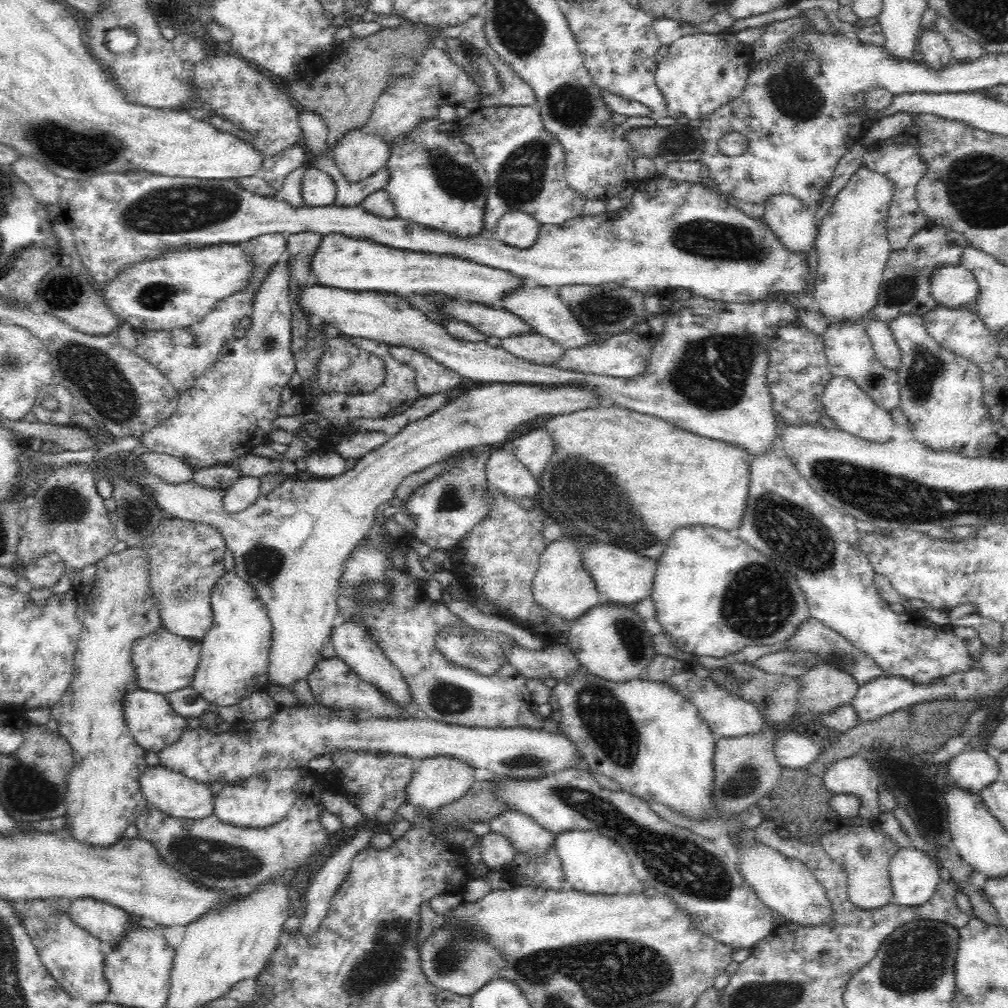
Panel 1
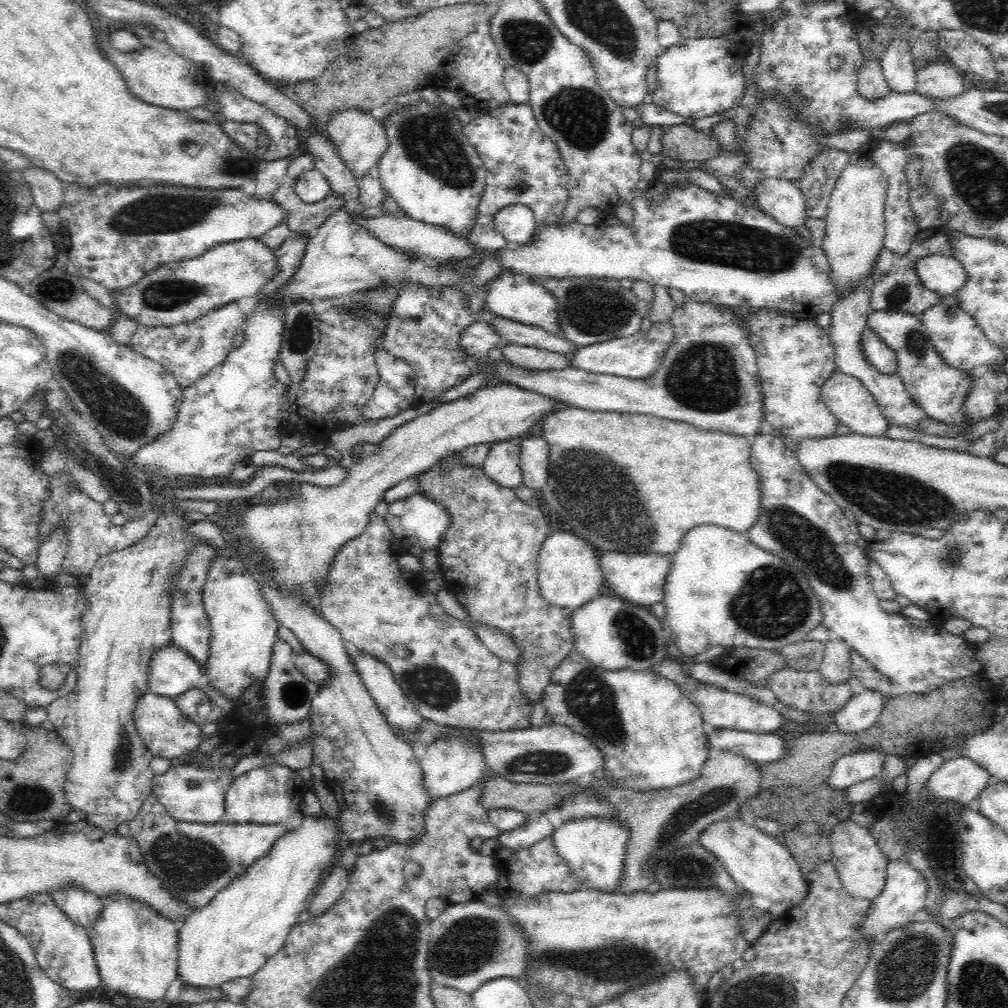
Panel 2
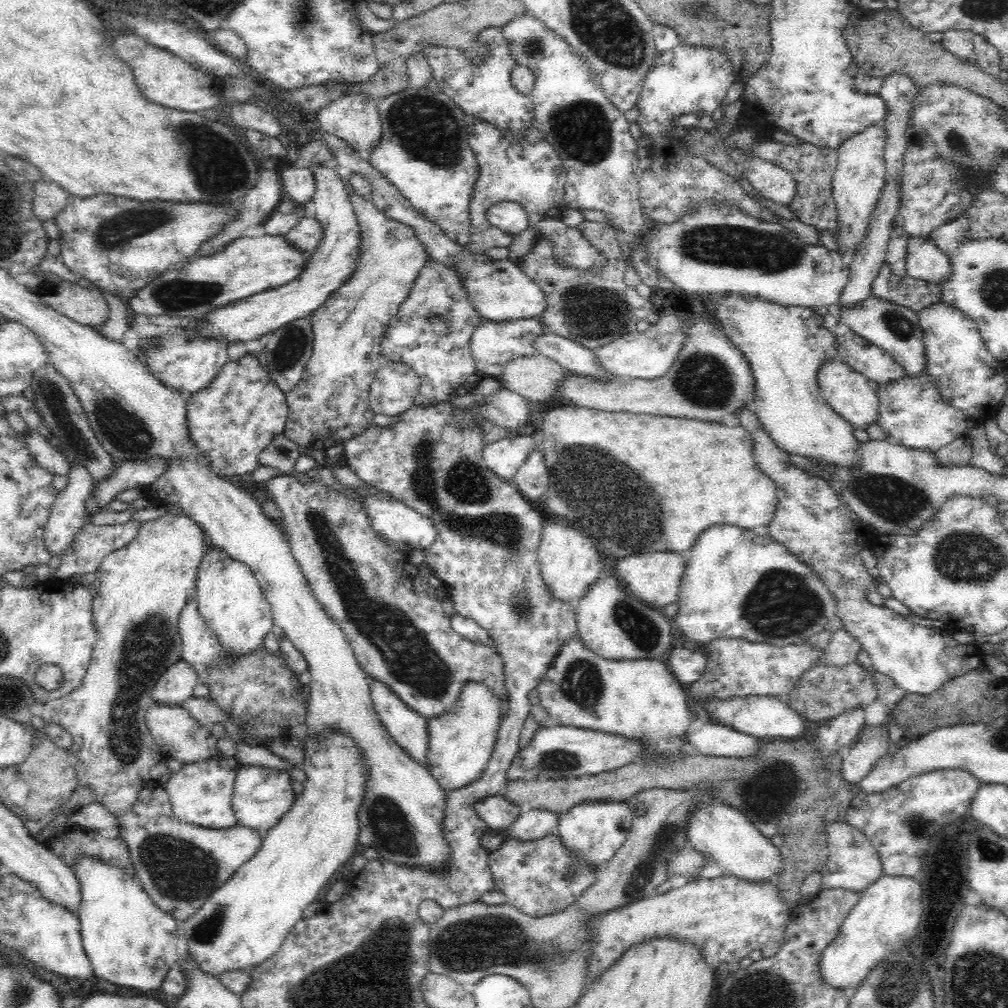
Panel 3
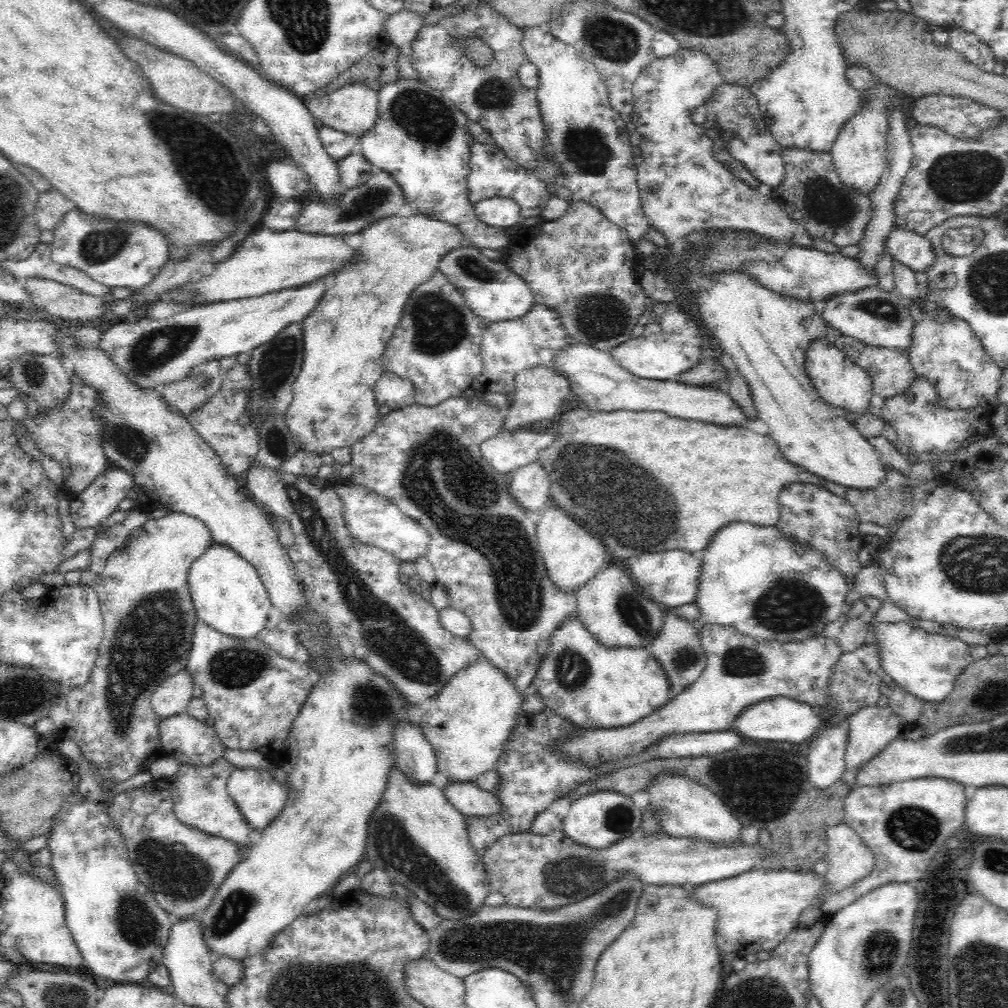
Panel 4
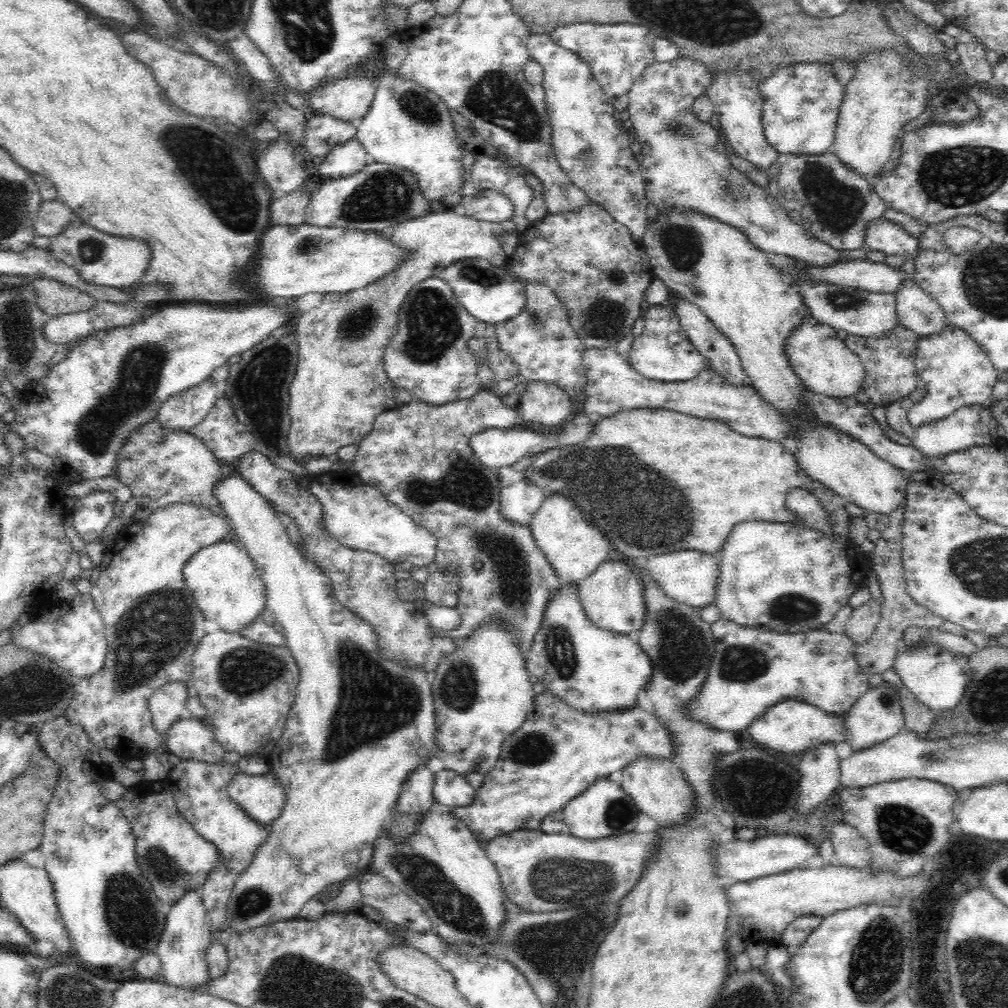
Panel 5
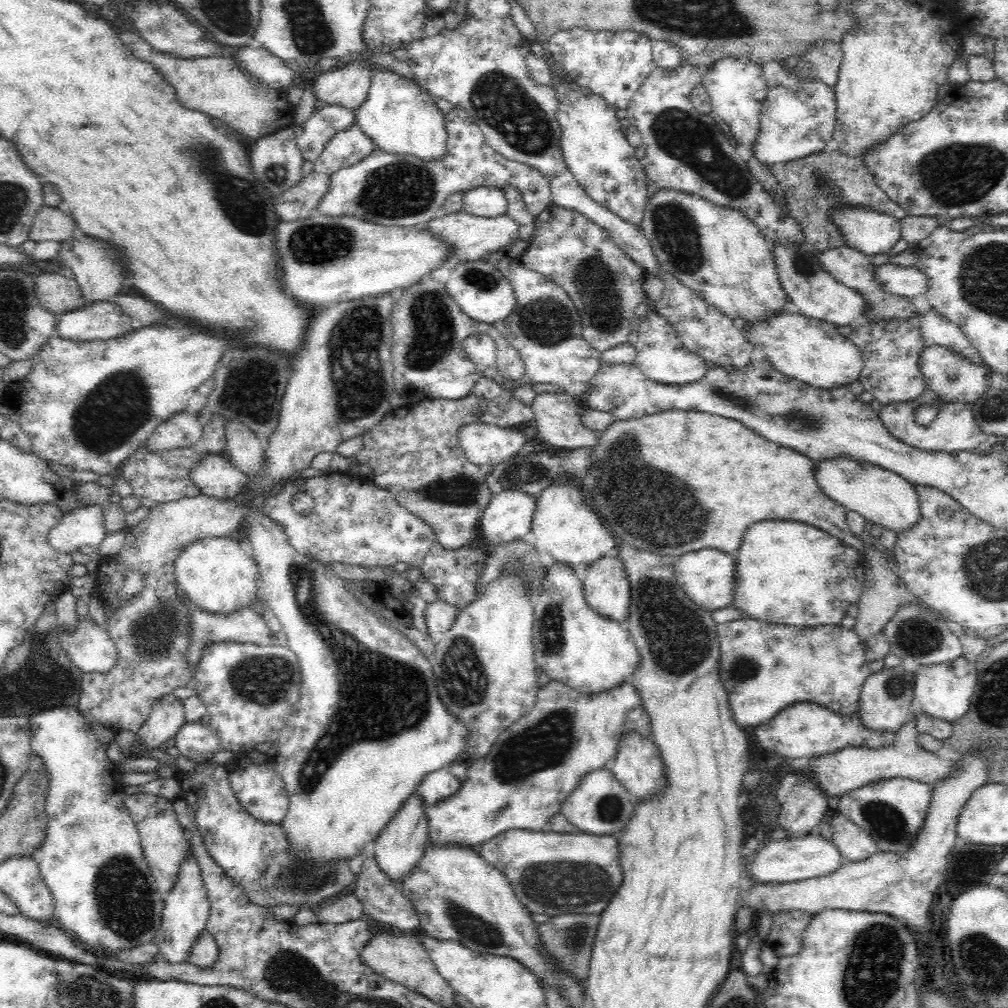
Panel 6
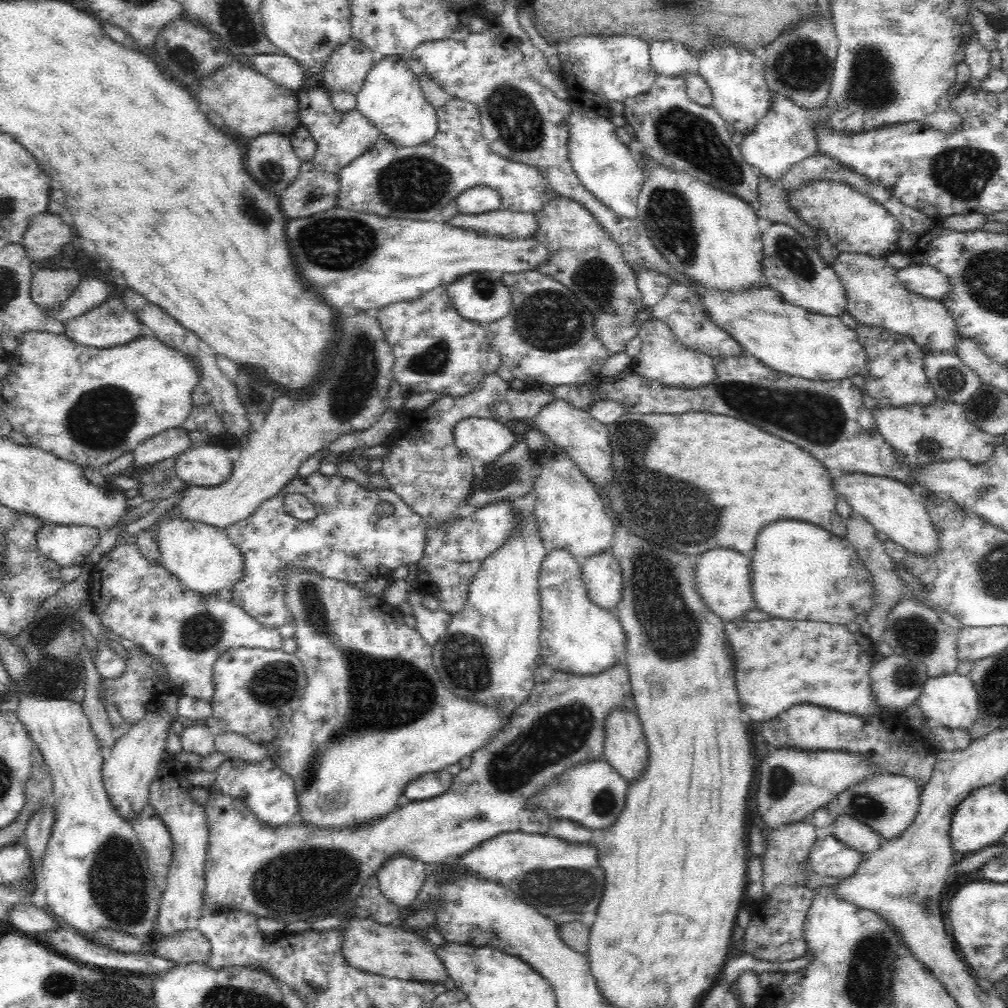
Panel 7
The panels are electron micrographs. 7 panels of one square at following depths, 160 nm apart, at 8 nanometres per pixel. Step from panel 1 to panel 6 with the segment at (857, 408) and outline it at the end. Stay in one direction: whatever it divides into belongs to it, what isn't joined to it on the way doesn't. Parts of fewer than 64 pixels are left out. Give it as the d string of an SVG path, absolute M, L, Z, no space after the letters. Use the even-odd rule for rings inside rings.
M793 309L782 311L765 323L740 325L753 346L762 346L767 360L784 376L824 390L847 387L859 380L862 354L849 337L840 334L837 326L806 318Z

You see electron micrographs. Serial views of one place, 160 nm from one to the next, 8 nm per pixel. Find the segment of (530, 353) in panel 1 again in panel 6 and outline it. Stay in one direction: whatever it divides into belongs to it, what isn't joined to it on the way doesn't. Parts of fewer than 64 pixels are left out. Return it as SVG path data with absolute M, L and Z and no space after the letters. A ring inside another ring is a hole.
M562 392L535 394L529 405L538 436L558 448L594 446L598 434L587 431L578 416L576 398Z

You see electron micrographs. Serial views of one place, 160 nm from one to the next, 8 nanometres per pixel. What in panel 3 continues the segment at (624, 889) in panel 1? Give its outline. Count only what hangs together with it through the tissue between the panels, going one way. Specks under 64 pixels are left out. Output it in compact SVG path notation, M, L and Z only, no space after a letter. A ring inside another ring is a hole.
M592 801L573 806L568 812L562 813L556 834L562 845L584 859L590 867L599 870L612 860L617 850L626 840L632 824L632 813L624 801Z

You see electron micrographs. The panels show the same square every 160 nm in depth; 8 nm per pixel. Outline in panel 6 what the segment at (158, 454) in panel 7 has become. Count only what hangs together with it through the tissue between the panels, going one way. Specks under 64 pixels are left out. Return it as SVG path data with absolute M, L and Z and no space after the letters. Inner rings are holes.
M200 408L200 410L198 410L196 412L190 412L190 411L182 410L182 412L176 412L176 414L172 414L172 416L170 416L170 418L168 418L168 420L164 420L164 422L160 422L161 424L156 428L156 430L154 430L154 433L152 433L149 436L149 438L145 441L145 445L150 450L170 450L170 448L180 448L180 446L190 446L190 447L192 447L199 440L201 440L200 436L202 436L202 433L203 433L203 426L202 426L202 423L200 422L200 419L199 419L199 412L200 411L201 411L201 408Z

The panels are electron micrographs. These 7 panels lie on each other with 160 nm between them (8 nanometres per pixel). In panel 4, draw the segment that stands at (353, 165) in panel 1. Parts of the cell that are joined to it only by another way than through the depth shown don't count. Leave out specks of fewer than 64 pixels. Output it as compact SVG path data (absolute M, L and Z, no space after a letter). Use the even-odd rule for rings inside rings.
M350 83L332 91L332 94L329 95L312 95L305 99L305 103L314 119L320 120L324 127L352 134L356 138L372 130L378 118L379 96L376 91L373 91L364 83Z

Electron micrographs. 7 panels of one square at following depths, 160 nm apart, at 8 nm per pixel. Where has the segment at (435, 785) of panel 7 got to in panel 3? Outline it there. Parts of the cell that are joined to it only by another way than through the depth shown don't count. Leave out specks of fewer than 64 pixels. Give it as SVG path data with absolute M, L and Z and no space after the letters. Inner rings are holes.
M492 795L477 802L476 812L482 821L496 830L510 827L521 815L520 807L502 795Z

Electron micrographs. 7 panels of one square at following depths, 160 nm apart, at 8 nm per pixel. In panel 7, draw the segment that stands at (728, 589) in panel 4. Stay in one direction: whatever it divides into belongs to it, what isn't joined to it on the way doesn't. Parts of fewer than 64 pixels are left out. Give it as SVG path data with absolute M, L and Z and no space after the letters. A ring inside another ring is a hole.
M780 520L764 526L762 534L757 534L756 546L748 554L750 559L750 589L754 608L770 618L794 622L826 622L847 625L856 614L865 614L872 608L872 579L870 571L864 567L855 548L846 538L813 525L796 520Z

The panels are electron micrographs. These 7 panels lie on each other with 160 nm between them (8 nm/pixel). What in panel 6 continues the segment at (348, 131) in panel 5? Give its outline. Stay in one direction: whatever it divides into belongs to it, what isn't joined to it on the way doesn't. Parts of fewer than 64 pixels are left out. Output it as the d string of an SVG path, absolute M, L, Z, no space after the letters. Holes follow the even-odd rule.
M323 105L305 123L295 127L295 142L306 161L316 162L337 132L356 123L356 115L342 106Z

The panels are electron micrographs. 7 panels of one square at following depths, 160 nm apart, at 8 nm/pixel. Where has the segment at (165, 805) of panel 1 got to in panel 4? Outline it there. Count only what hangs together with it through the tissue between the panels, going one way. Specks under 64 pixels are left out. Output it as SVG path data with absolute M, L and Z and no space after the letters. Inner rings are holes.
M223 757L218 758L212 765L196 767L181 765L178 772L168 780L168 791L173 802L173 812L176 818L185 825L201 830L212 836L220 836L249 848L248 834L250 827L236 808L234 801L227 791L229 776L236 767Z

